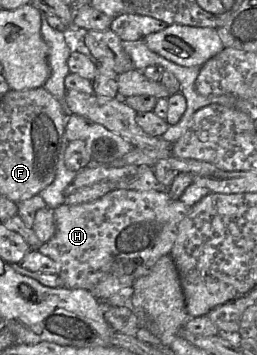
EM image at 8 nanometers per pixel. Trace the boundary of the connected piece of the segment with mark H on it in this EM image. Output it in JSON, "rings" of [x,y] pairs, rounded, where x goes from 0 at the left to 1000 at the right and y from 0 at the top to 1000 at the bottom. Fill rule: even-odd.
{"rings":[[[436,535],[358,569],[245,575],[210,586],[218,654],[144,707],[230,746],[230,777],[257,811],[354,817],[389,792],[440,775],[506,775],[537,786],[572,775],[630,721],[665,715],[696,634],[739,589],[700,561],[665,561],[650,535]]]}

